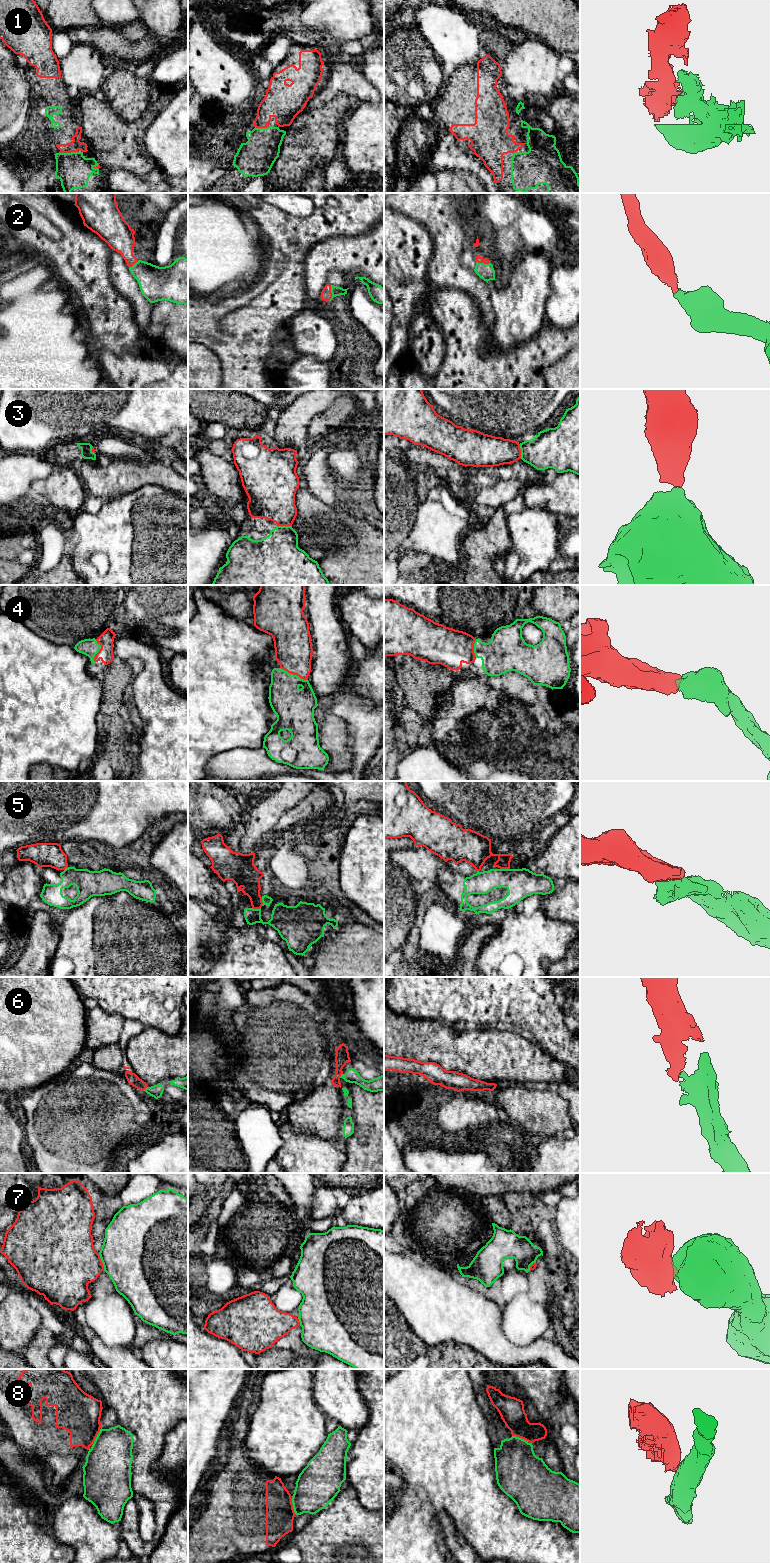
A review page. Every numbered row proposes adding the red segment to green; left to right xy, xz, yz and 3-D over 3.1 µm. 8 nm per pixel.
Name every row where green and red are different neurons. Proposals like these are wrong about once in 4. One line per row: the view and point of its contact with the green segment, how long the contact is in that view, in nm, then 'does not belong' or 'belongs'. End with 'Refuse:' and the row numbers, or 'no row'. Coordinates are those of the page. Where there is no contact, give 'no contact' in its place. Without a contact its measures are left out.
1: contact xy (67, 153); length 140 nm; belongs
2: contact xz (331, 292); length 130 nm; belongs
3: contact xz (284, 526); length 120 nm; belongs
4: contact xz (294, 675); length 240 nm; belongs
5: contact yz (505, 869); length 80 nm; does not belong
6: contact xz (341, 1075); length 50 nm; belongs
7: contact xy (102, 1262); length 140 nm; does not belong
8: contact yz (521, 1438); length 180 nm; does not belong
Refuse: 5, 7, 8

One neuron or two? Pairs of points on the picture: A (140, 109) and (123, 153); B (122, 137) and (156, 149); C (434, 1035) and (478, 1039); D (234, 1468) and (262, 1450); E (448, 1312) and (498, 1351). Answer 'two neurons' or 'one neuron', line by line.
A: two neurons
B: two neurons
C: one neuron
D: two neurons
E: one neuron

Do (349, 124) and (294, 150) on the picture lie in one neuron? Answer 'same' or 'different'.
different

